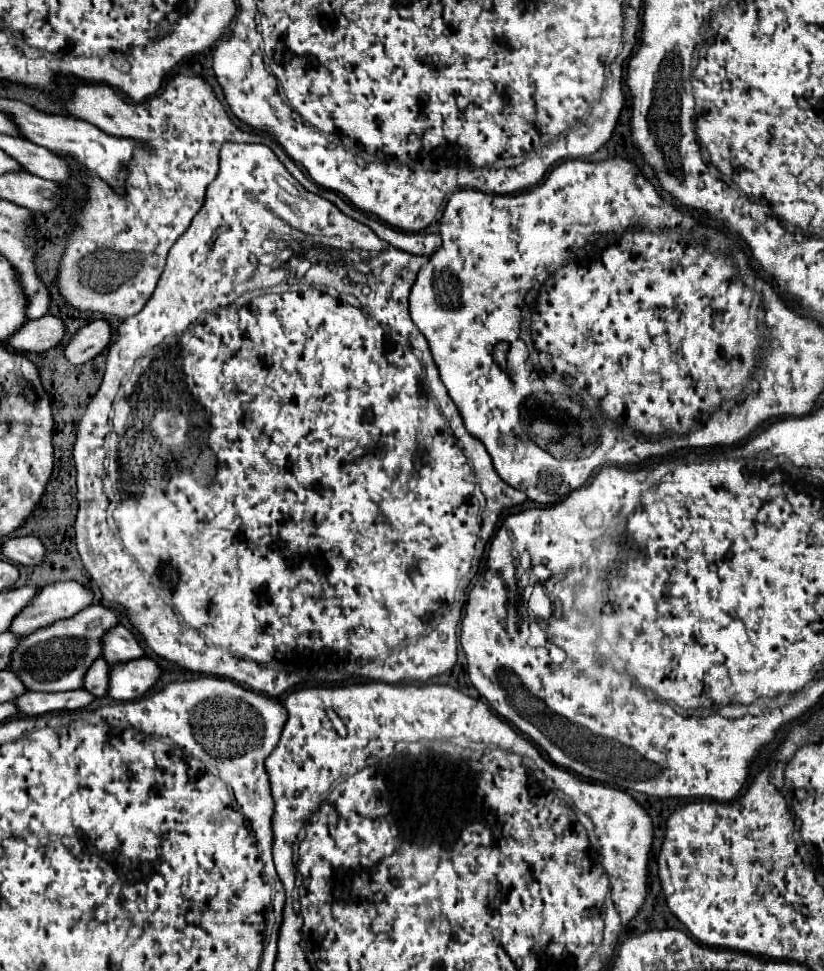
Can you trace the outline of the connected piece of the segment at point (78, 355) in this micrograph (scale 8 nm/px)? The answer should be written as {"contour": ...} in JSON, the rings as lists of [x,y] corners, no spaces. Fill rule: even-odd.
{"contour":[[[95,320],[73,334],[73,338],[63,348],[63,356],[73,366],[81,366],[93,356],[97,356],[109,344],[109,338],[109,324],[105,320]]]}

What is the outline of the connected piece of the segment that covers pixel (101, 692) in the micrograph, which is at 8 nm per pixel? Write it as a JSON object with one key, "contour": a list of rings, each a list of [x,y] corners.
{"contour":[[[97,658],[91,664],[91,670],[87,670],[87,676],[83,678],[83,688],[93,696],[101,698],[107,694],[107,684],[109,684],[109,664],[103,658]]]}

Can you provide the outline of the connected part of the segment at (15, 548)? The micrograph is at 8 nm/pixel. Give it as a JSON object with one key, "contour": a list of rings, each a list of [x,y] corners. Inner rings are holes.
{"contour":[[[21,536],[21,538],[9,538],[3,544],[3,554],[15,562],[15,564],[25,564],[25,566],[37,566],[45,558],[45,548],[39,538],[35,536]]]}

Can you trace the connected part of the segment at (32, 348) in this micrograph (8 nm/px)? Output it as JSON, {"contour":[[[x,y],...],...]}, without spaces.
{"contour":[[[47,314],[43,318],[23,322],[23,326],[7,338],[5,344],[17,352],[45,352],[61,342],[63,330],[63,322]]]}

